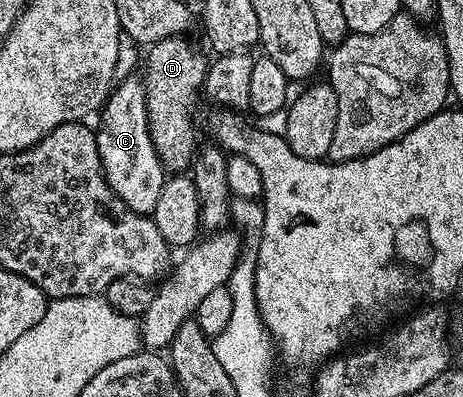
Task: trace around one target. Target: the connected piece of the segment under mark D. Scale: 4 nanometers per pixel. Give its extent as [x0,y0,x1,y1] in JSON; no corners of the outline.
[141,37,208,173]

